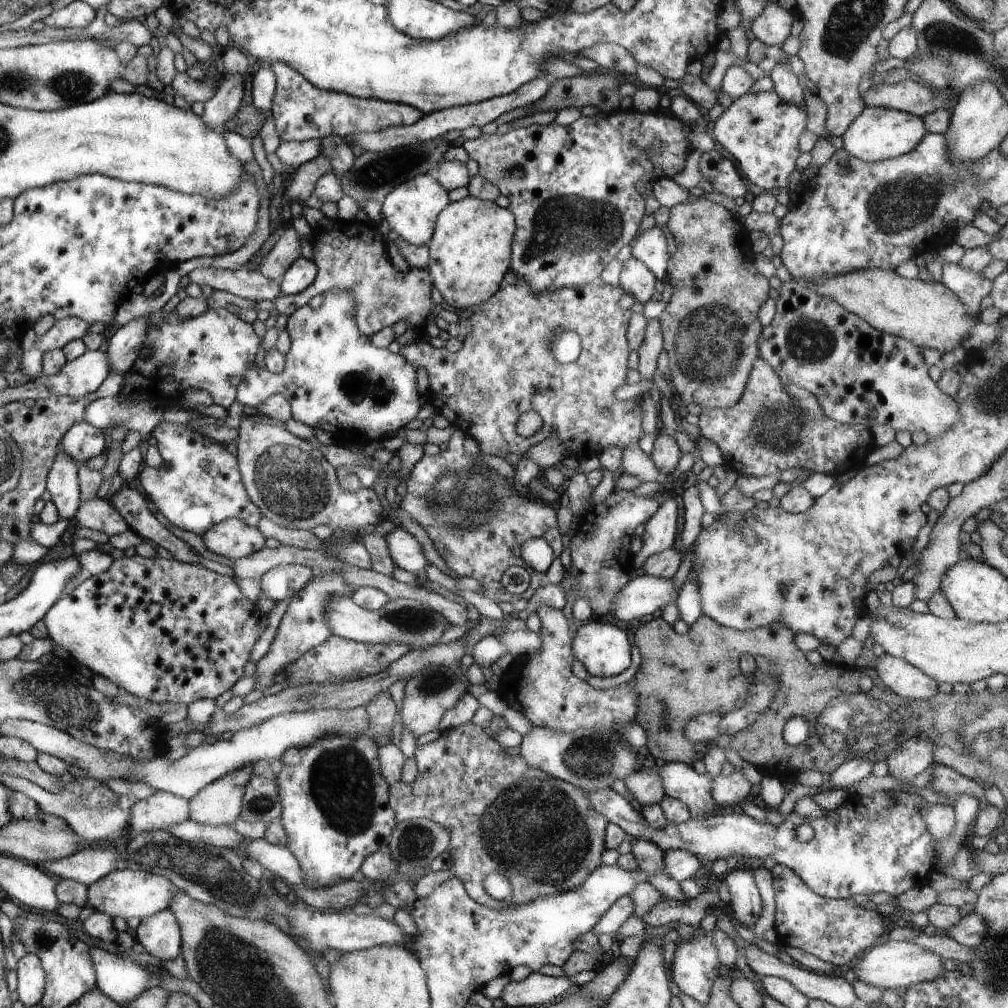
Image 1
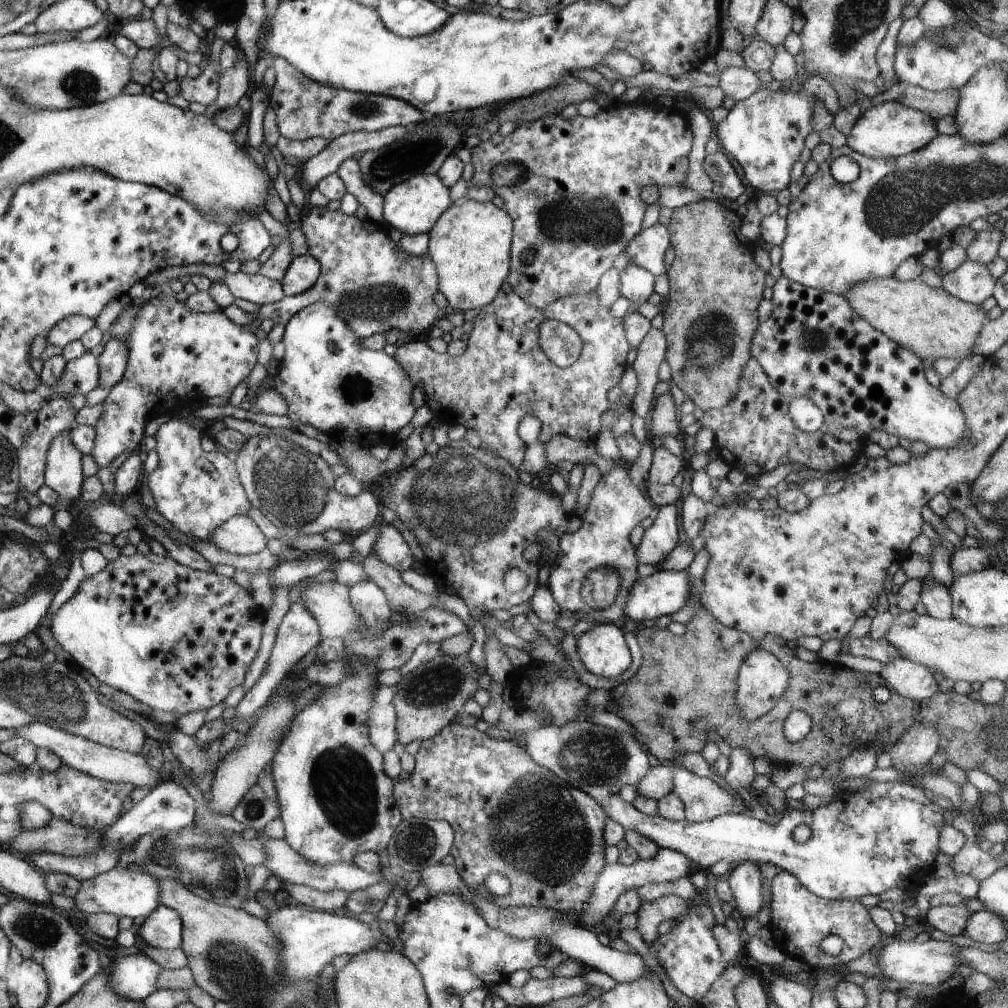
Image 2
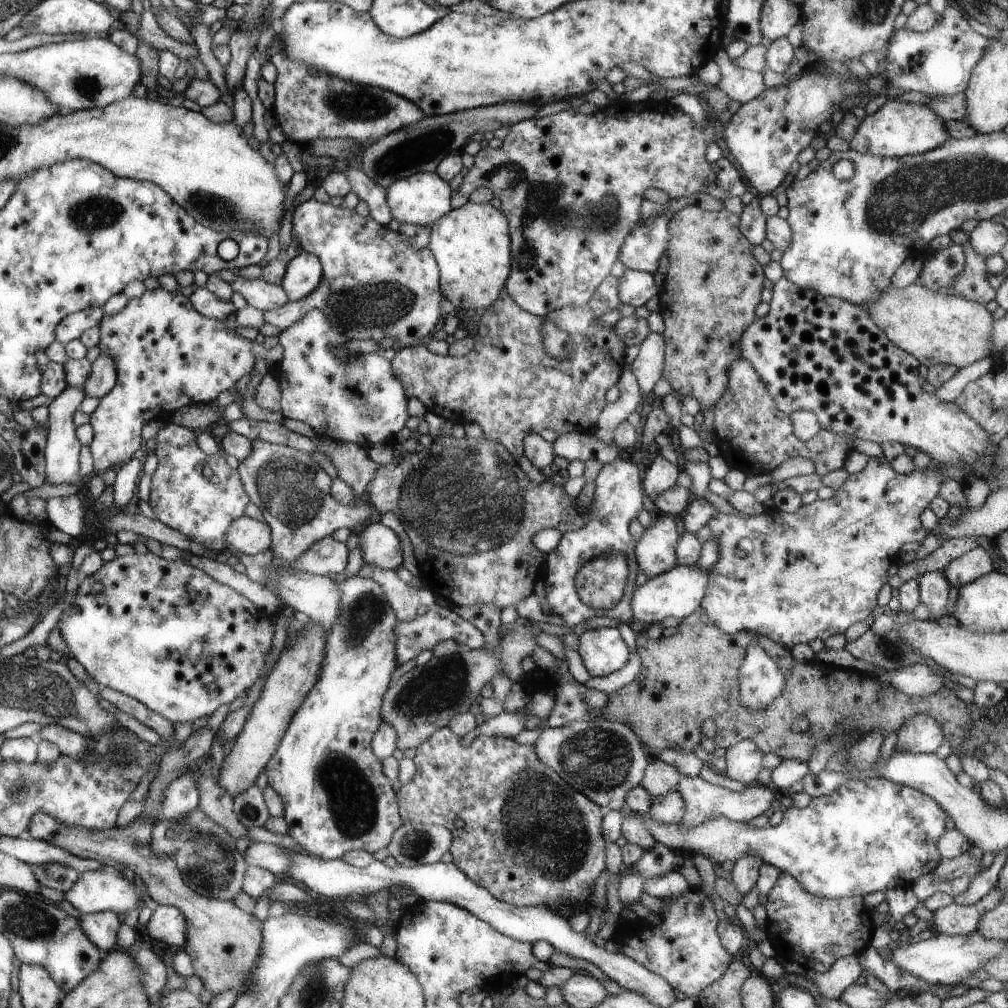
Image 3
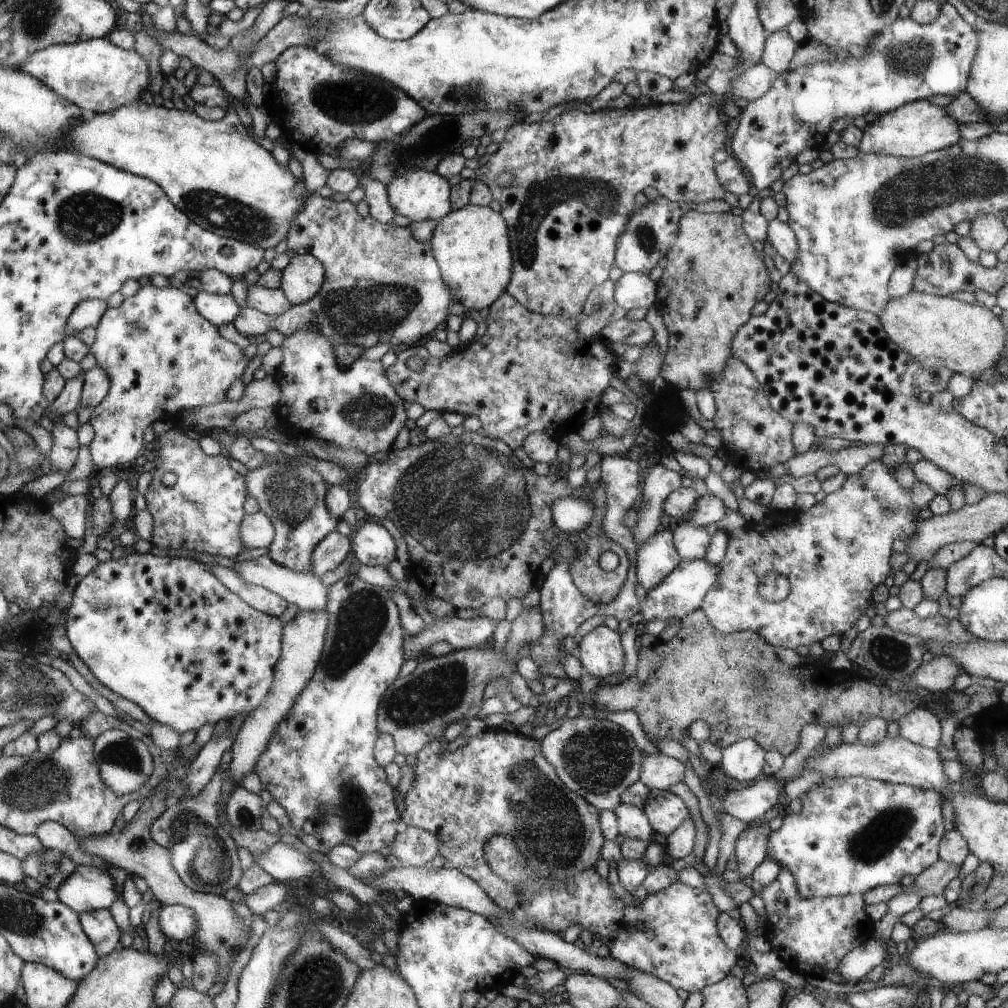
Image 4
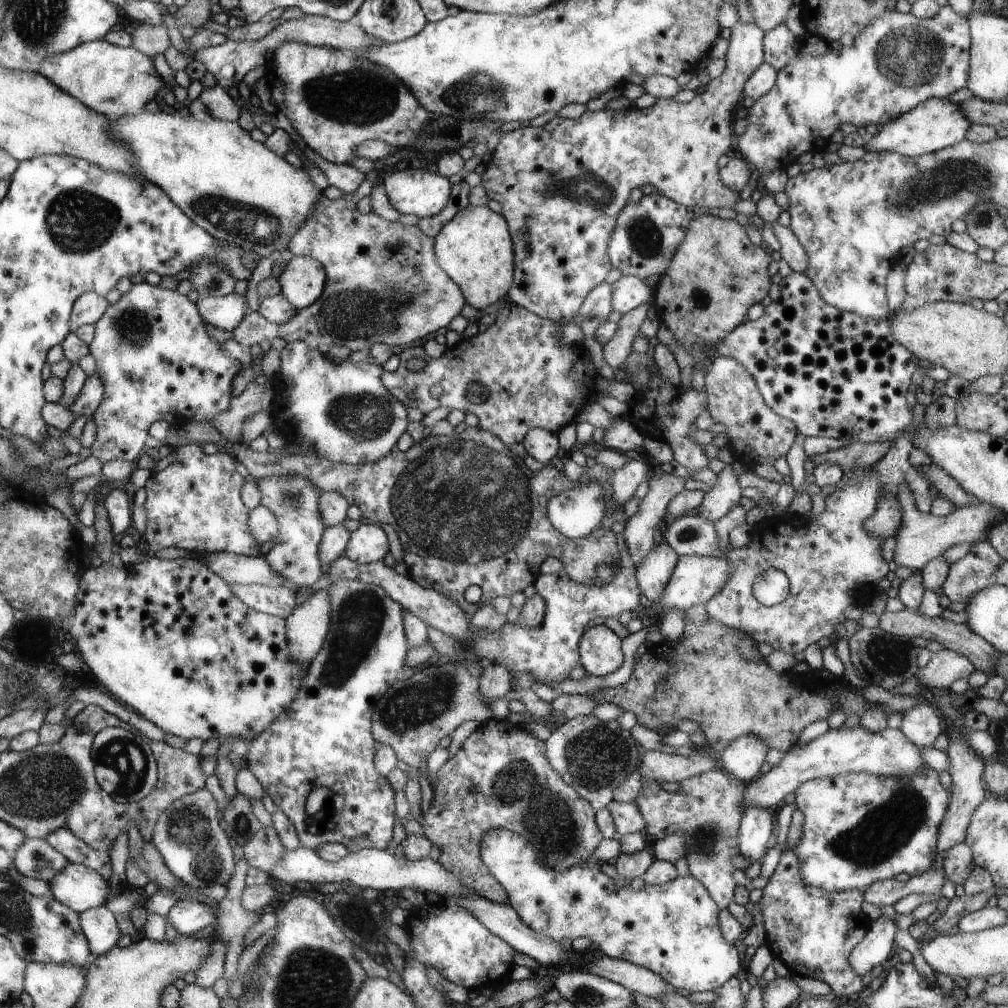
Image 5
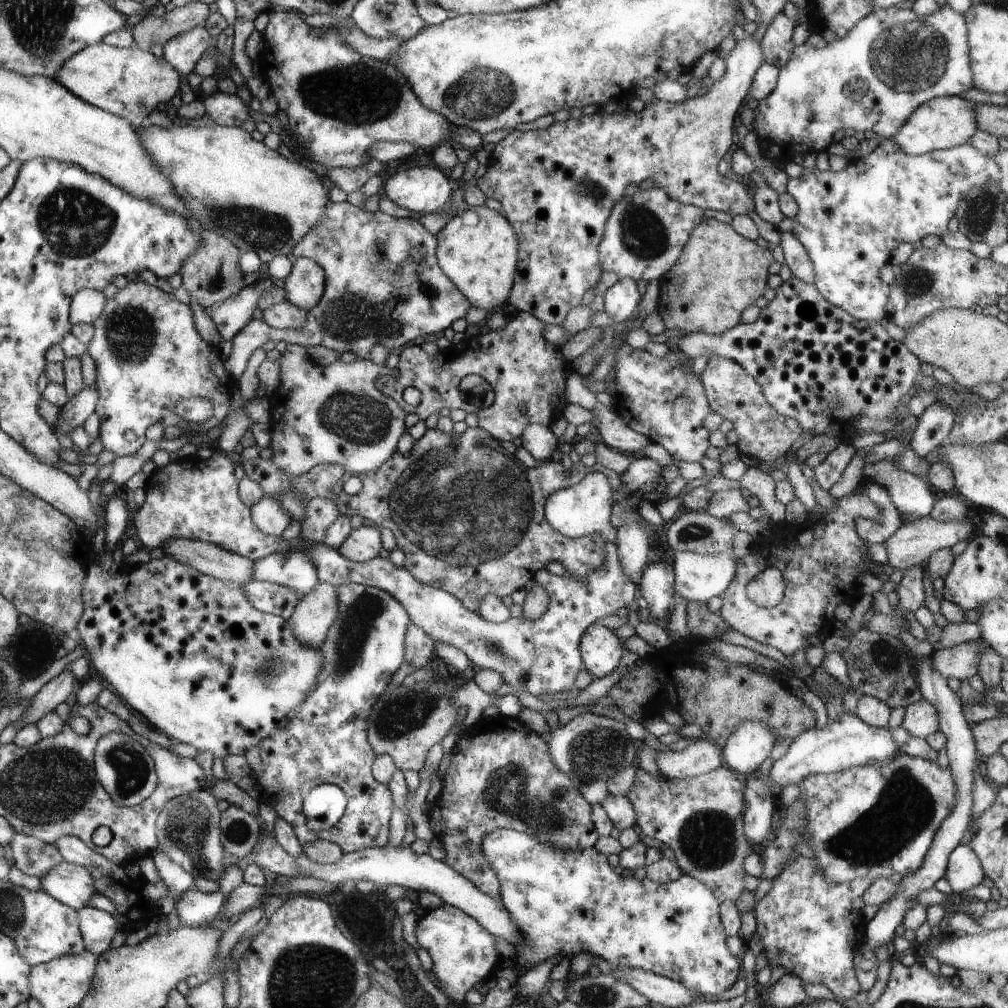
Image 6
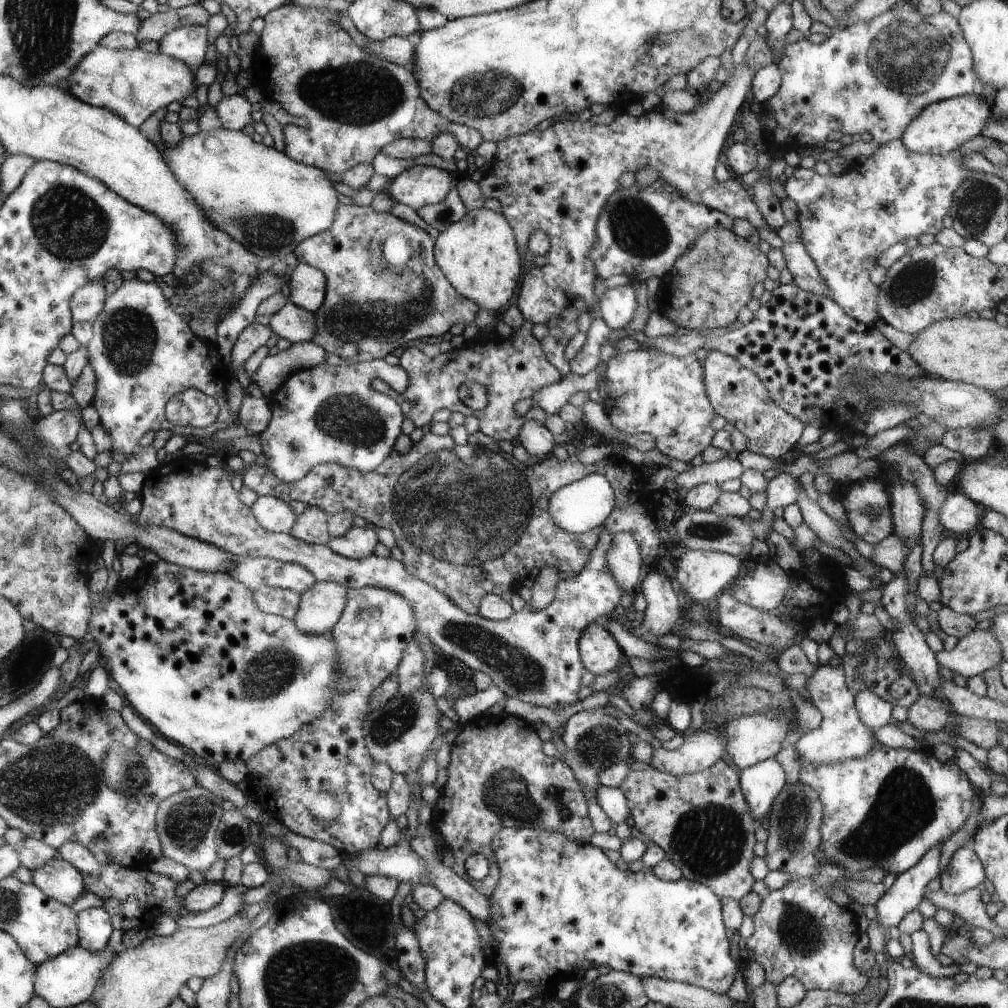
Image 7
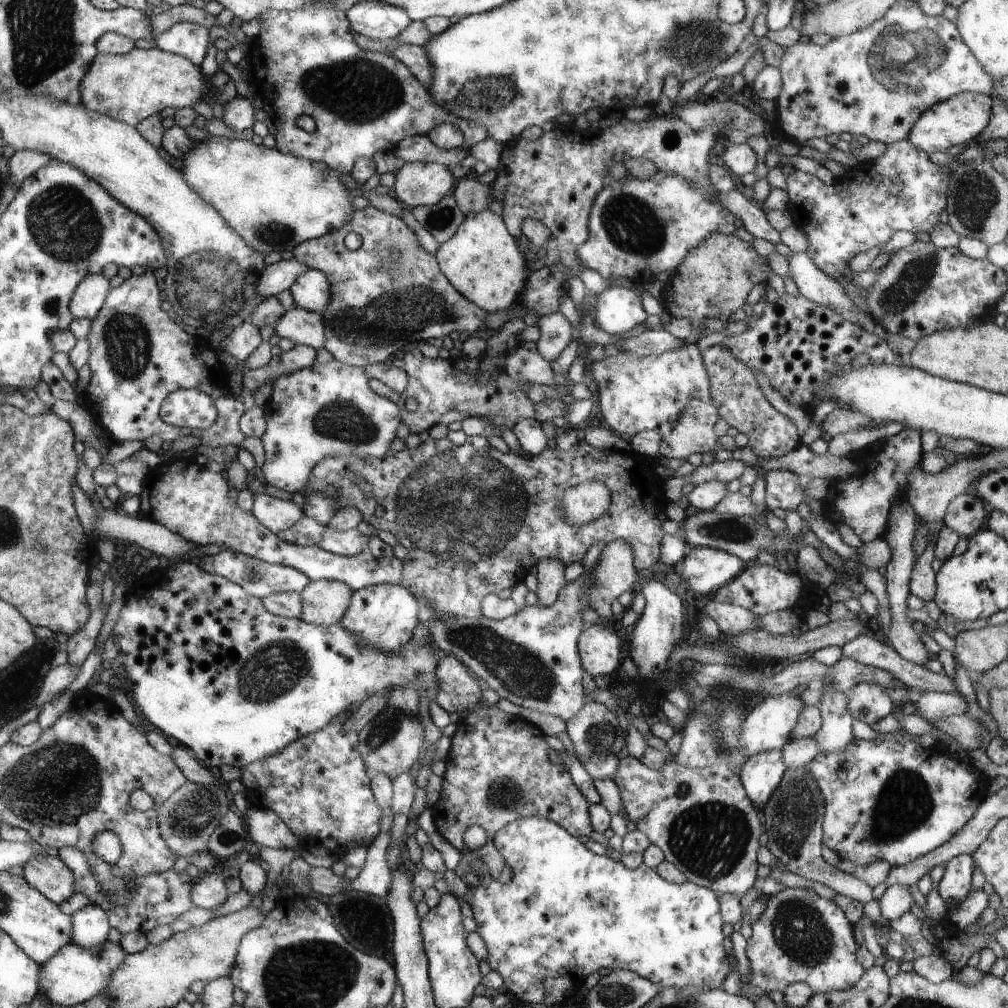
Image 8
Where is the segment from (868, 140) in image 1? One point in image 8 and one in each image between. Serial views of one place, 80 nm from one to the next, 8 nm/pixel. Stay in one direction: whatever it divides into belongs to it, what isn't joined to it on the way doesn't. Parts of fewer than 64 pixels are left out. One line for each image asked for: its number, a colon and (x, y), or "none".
2: (888, 130)
3: (899, 128)
4: (920, 127)
5: (937, 123)
6: (944, 122)
7: (941, 127)
8: (962, 117)

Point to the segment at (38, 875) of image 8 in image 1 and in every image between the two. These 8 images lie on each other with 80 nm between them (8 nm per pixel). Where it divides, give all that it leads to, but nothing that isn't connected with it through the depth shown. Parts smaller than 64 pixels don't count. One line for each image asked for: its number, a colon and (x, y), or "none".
1: (123, 892)
2: (124, 890)
3: (106, 889)
4: (87, 888)
5: (79, 887)
6: (71, 884)
7: (59, 880)

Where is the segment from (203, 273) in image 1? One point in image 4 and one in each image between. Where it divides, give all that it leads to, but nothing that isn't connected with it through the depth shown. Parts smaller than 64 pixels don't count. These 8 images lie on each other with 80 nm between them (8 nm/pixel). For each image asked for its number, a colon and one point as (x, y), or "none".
2: (258, 289)
3: (263, 296)
4: (273, 302)

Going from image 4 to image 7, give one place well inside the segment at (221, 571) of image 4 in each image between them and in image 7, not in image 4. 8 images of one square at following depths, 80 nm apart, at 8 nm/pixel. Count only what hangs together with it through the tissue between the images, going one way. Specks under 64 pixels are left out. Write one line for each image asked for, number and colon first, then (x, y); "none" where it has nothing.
5: (280, 600)
6: (271, 598)
7: (284, 602)

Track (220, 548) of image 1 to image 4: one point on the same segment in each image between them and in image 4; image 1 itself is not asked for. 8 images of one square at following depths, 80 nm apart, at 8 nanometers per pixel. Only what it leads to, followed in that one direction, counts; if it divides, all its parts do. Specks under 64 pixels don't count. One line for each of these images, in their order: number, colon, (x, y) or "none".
2: (241, 535)
3: (249, 535)
4: (257, 531)

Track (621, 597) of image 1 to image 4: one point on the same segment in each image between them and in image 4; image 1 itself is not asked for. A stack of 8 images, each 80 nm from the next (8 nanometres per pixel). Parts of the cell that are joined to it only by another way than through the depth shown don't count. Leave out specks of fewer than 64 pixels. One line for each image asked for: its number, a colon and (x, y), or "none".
2: (666, 591)
3: (678, 592)
4: (682, 591)

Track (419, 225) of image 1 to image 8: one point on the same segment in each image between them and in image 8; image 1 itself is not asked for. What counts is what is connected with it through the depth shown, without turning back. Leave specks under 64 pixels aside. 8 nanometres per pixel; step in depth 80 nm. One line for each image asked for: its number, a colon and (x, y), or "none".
2: (414, 206)
3: (421, 199)
4: (420, 195)
5: (417, 191)
6: (421, 189)
7: (419, 185)
8: (417, 183)

